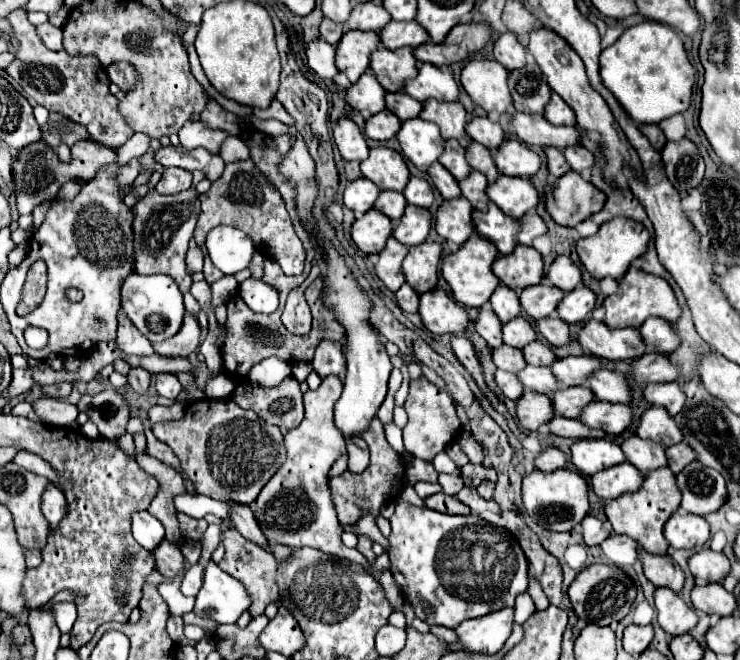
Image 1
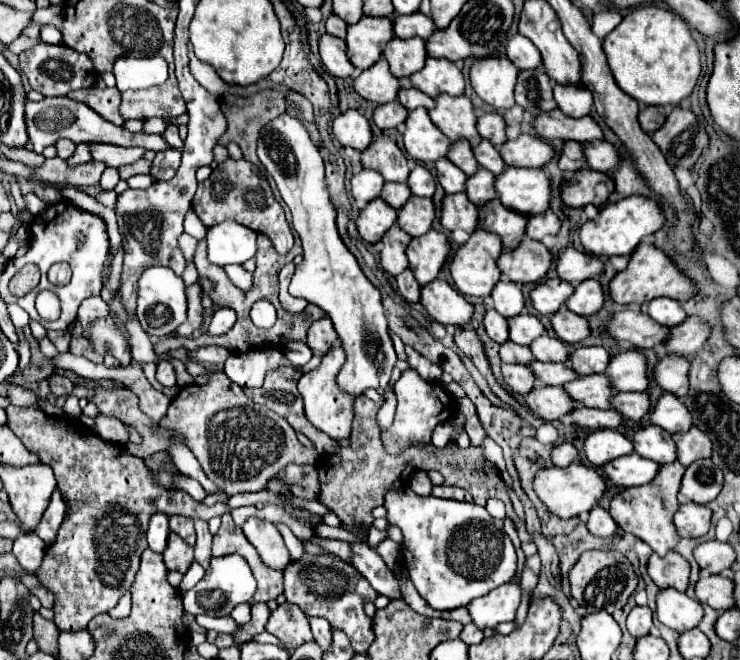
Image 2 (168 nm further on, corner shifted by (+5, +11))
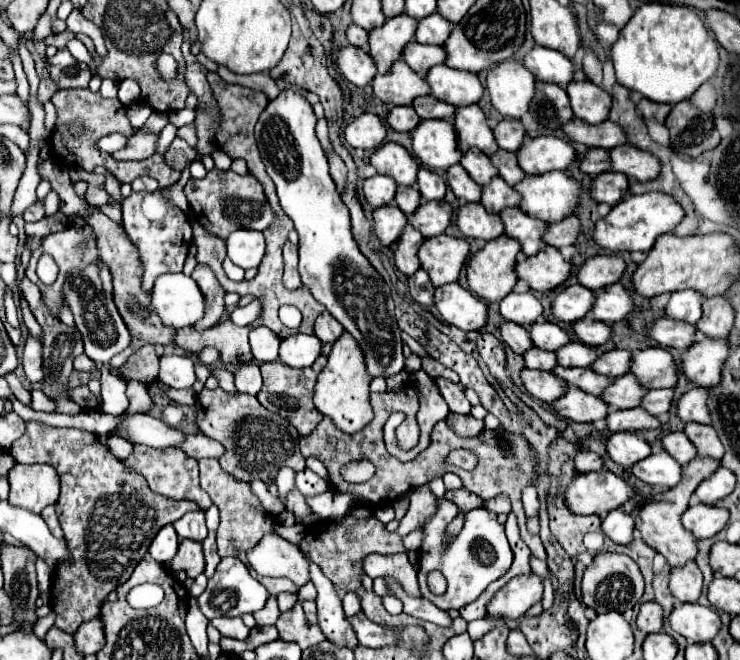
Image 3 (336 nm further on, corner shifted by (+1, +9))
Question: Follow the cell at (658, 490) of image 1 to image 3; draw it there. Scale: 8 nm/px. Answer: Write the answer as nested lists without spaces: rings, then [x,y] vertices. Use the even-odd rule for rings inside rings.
[[[696,457],[696,459],[692,459],[688,465],[684,465],[682,481],[676,487],[672,487],[670,491],[666,491],[662,495],[656,495],[652,501],[648,501],[646,505],[640,505],[640,509],[636,509],[632,513],[632,517],[636,521],[636,529],[642,533],[642,539],[652,549],[662,553],[670,567],[684,567],[688,561],[694,561],[694,557],[698,553],[698,545],[694,541],[694,535],[682,527],[680,517],[688,509],[688,499],[696,491],[696,487],[704,479],[708,479],[708,475],[712,475],[718,467],[720,467],[720,461],[710,459],[710,457]]]

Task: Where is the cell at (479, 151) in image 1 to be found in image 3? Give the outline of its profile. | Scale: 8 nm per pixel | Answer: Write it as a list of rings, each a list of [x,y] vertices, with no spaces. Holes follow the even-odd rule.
[[[500,149],[500,151],[494,153],[490,159],[492,159],[492,163],[498,167],[500,177],[502,177],[508,185],[516,185],[516,183],[520,183],[520,181],[526,177],[526,173],[520,169],[514,153]]]

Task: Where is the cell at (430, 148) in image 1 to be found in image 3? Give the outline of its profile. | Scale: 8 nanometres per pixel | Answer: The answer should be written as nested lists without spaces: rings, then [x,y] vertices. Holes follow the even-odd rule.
[[[424,119],[412,131],[412,151],[430,169],[448,169],[462,159],[454,125],[442,119]]]

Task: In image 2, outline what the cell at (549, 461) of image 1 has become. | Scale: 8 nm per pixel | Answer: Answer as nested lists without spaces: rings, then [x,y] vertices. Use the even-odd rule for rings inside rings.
[[[558,443],[558,445],[554,445],[554,449],[552,449],[552,453],[550,453],[550,459],[552,459],[552,463],[554,463],[556,467],[566,467],[566,465],[570,465],[576,457],[578,457],[578,451],[574,449],[572,443]]]

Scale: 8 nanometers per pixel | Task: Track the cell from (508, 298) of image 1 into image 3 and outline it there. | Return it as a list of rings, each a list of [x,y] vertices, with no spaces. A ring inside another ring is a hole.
[[[510,293],[500,301],[500,313],[506,321],[526,327],[542,317],[544,307],[532,293]]]

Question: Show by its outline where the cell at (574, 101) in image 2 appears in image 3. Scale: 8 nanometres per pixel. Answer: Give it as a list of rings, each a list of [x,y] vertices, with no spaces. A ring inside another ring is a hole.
[[[572,81],[566,91],[572,103],[572,111],[578,119],[584,119],[592,125],[608,119],[612,95],[606,93],[604,89],[600,89],[590,81]]]

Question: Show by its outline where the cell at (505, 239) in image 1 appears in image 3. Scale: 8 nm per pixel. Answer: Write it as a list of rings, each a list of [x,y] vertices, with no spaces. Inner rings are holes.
[[[518,207],[504,209],[500,213],[500,217],[504,221],[506,235],[520,241],[524,255],[536,255],[546,245],[542,235],[546,233],[548,223],[542,223],[542,219],[526,215]]]

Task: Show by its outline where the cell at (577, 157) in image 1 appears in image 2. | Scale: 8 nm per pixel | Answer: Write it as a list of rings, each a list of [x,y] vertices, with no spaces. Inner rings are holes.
[[[590,141],[590,143],[584,143],[584,159],[586,159],[586,165],[594,171],[610,171],[612,167],[618,165],[618,153],[616,149],[606,143],[606,141]]]

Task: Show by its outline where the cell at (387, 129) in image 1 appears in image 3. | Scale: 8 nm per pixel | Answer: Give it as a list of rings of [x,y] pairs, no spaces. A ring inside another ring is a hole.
[[[394,107],[388,115],[388,123],[396,131],[412,131],[420,123],[420,117],[414,107]]]

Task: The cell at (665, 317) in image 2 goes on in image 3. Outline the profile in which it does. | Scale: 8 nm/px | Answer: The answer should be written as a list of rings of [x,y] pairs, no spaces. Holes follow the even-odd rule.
[[[678,291],[672,293],[670,303],[666,305],[666,315],[686,323],[698,323],[702,317],[702,301],[704,297],[698,291]]]

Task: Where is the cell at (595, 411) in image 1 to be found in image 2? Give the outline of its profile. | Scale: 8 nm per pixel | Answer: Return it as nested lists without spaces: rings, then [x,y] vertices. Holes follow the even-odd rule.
[[[616,393],[610,397],[610,405],[614,411],[622,413],[624,419],[632,421],[640,421],[650,409],[648,393]]]

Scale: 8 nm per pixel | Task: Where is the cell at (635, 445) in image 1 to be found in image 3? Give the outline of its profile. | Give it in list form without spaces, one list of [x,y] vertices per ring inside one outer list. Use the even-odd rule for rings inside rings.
[[[670,433],[662,439],[662,447],[680,463],[680,465],[686,465],[688,461],[692,461],[696,457],[696,451],[694,451],[694,445],[690,445],[690,439],[686,437],[686,433]]]

